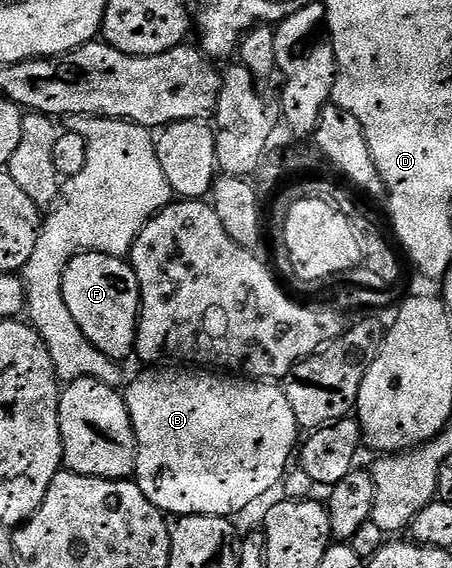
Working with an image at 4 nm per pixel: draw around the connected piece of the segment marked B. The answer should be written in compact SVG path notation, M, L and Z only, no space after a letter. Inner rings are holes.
M155 366L143 371L147 372L141 373L125 391L129 418L135 431L133 480L139 485L141 494L145 494L160 512L171 518L231 518L234 512L245 511L266 492L280 487L300 443L301 429L297 418L293 418L289 398L278 383L236 378L211 370L192 370L187 366Z

